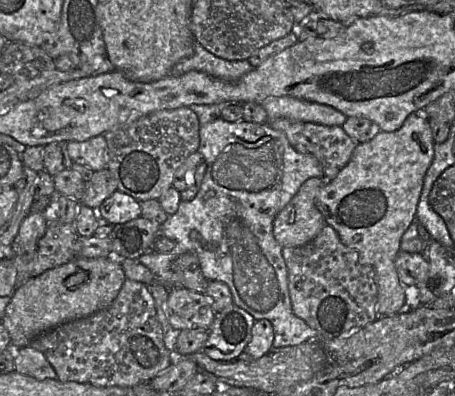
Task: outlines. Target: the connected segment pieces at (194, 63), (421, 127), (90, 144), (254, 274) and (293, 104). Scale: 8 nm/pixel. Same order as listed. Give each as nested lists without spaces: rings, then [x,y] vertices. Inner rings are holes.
[[[195,40],[193,55],[175,64],[170,75],[178,77],[197,71],[221,80],[235,81],[252,69],[247,60],[230,61],[217,57]]]
[[[411,113],[402,126],[394,132],[380,131],[367,142],[359,143],[347,164],[336,177],[318,191],[315,203],[327,225],[332,226],[341,241],[358,252],[362,263],[370,265],[376,274],[378,298],[376,311],[379,316],[392,315],[406,308],[405,286],[400,282],[395,258],[400,250],[401,237],[416,220],[416,209],[427,169],[434,156],[434,137],[426,117]]]
[[[104,135],[86,141],[70,141],[67,151],[73,163],[86,166],[94,172],[107,168],[107,143]]]
[[[217,119],[200,125],[199,137],[197,152],[207,164],[201,187],[194,199],[180,202],[177,212],[169,215],[160,225],[160,236],[174,241],[175,246],[169,253],[151,249],[139,258],[139,262],[170,289],[181,286],[176,285],[172,263],[186,252],[195,252],[207,280],[225,283],[230,289],[234,304],[248,312],[255,321],[265,319],[271,322],[274,330],[273,349],[319,340],[316,330],[293,313],[288,289],[288,272],[282,256],[283,246],[273,235],[273,221],[307,179],[323,176],[322,165],[314,155],[296,151],[283,132],[271,128],[267,123],[256,124],[244,120],[227,122]],[[192,230],[198,231],[198,239],[190,238]],[[205,241],[216,242],[217,248],[214,251],[204,249]]]
[[[291,96],[268,97],[261,105],[267,113],[268,121],[287,118],[293,121],[312,122],[326,126],[342,126],[348,118],[331,106]]]

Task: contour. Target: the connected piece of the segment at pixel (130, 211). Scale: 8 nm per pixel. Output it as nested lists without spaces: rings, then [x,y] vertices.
[[[118,189],[96,209],[98,217],[114,225],[123,224],[141,216],[141,205],[132,196]]]

